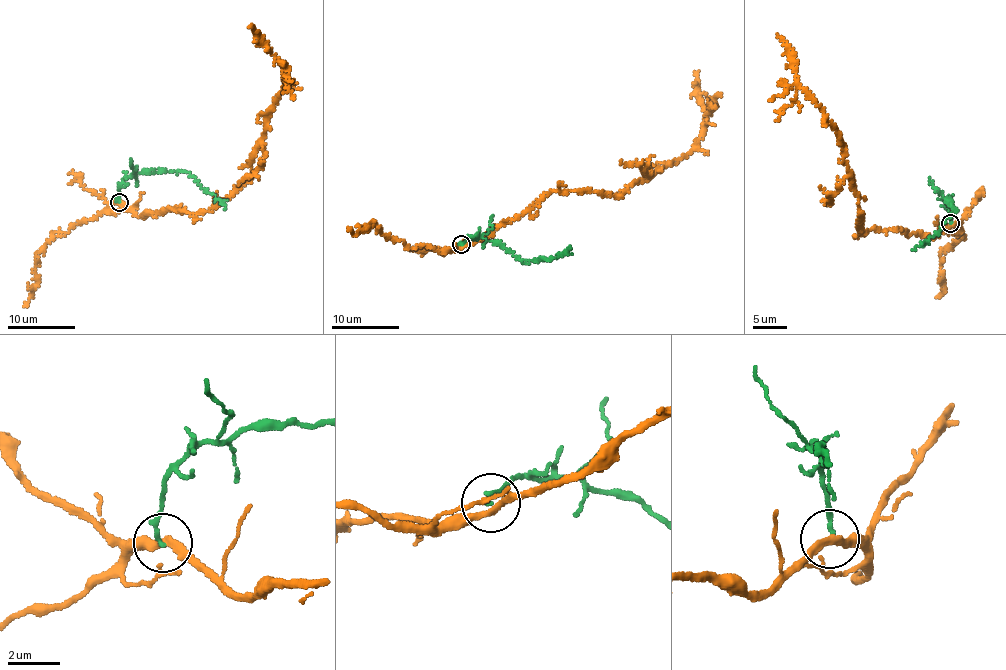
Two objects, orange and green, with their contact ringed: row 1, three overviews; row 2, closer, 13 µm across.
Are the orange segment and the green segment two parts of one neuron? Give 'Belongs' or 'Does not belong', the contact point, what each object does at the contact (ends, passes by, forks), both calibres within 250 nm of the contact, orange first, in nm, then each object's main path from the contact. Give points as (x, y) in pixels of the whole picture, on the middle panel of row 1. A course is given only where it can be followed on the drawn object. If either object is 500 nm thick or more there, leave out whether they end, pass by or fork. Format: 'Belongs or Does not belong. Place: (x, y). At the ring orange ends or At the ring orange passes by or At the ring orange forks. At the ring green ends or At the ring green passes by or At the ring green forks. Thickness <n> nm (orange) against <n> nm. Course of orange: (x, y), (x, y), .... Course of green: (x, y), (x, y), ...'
Does not belong. Place: (461, 244). At the ring orange passes by. At the ring green ends. Thickness 260 nm (orange) against 160 nm. Course of orange: (461, 245), (488, 236), (552, 191), (615, 194), (680, 159), (694, 147), (705, 115), (695, 70). Course of green: (461, 244), (468, 237), (485, 237), (499, 242), (523, 261), (534, 262), (561, 255), (571, 247)

